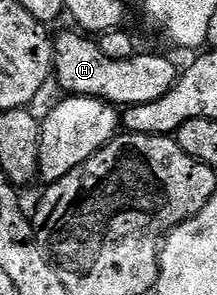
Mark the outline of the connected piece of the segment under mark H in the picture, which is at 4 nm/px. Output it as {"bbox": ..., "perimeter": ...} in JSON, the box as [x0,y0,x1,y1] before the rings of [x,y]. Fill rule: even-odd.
{"bbox":[54,29,180,109],"perimeter":[[[79,29],[63,31],[54,36],[55,70],[54,82],[64,87],[68,96],[84,95],[90,99],[101,99],[119,109],[149,105],[149,101],[161,101],[179,79],[180,68],[175,68],[171,59],[163,55],[141,55],[134,53],[124,60],[113,60],[99,47],[90,34]]]}

